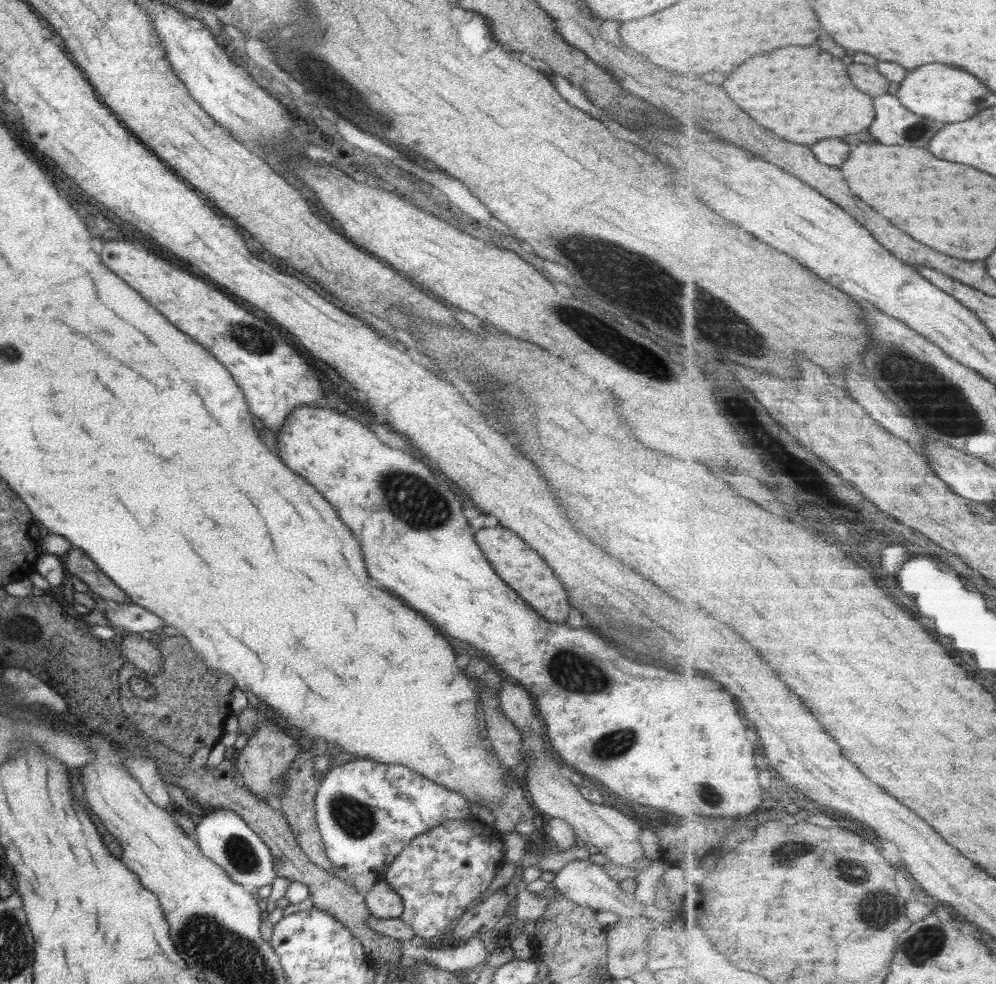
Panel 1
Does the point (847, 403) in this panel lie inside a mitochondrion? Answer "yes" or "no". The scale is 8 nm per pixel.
no

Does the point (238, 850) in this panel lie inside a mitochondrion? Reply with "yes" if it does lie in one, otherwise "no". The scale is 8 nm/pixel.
yes

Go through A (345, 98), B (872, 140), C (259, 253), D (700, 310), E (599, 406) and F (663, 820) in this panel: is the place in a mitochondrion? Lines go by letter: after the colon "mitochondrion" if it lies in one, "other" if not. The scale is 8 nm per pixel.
A: mitochondrion
B: other
C: other
D: mitochondrion
E: other
F: other

